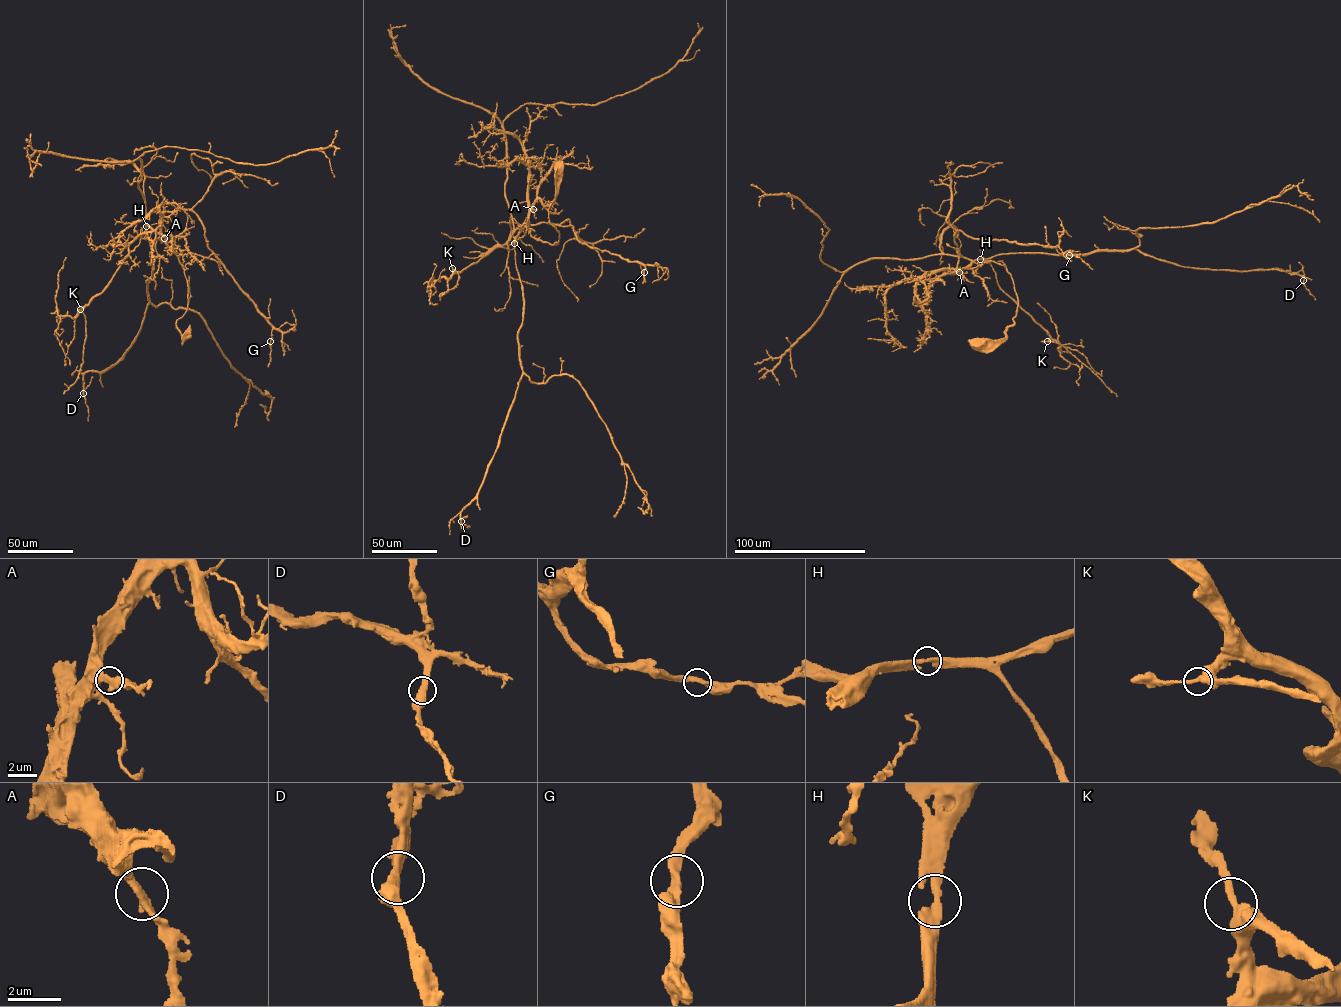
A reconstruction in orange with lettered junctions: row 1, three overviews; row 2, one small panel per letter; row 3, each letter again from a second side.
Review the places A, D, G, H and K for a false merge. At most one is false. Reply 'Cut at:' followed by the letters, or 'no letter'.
Cut at: no letter

